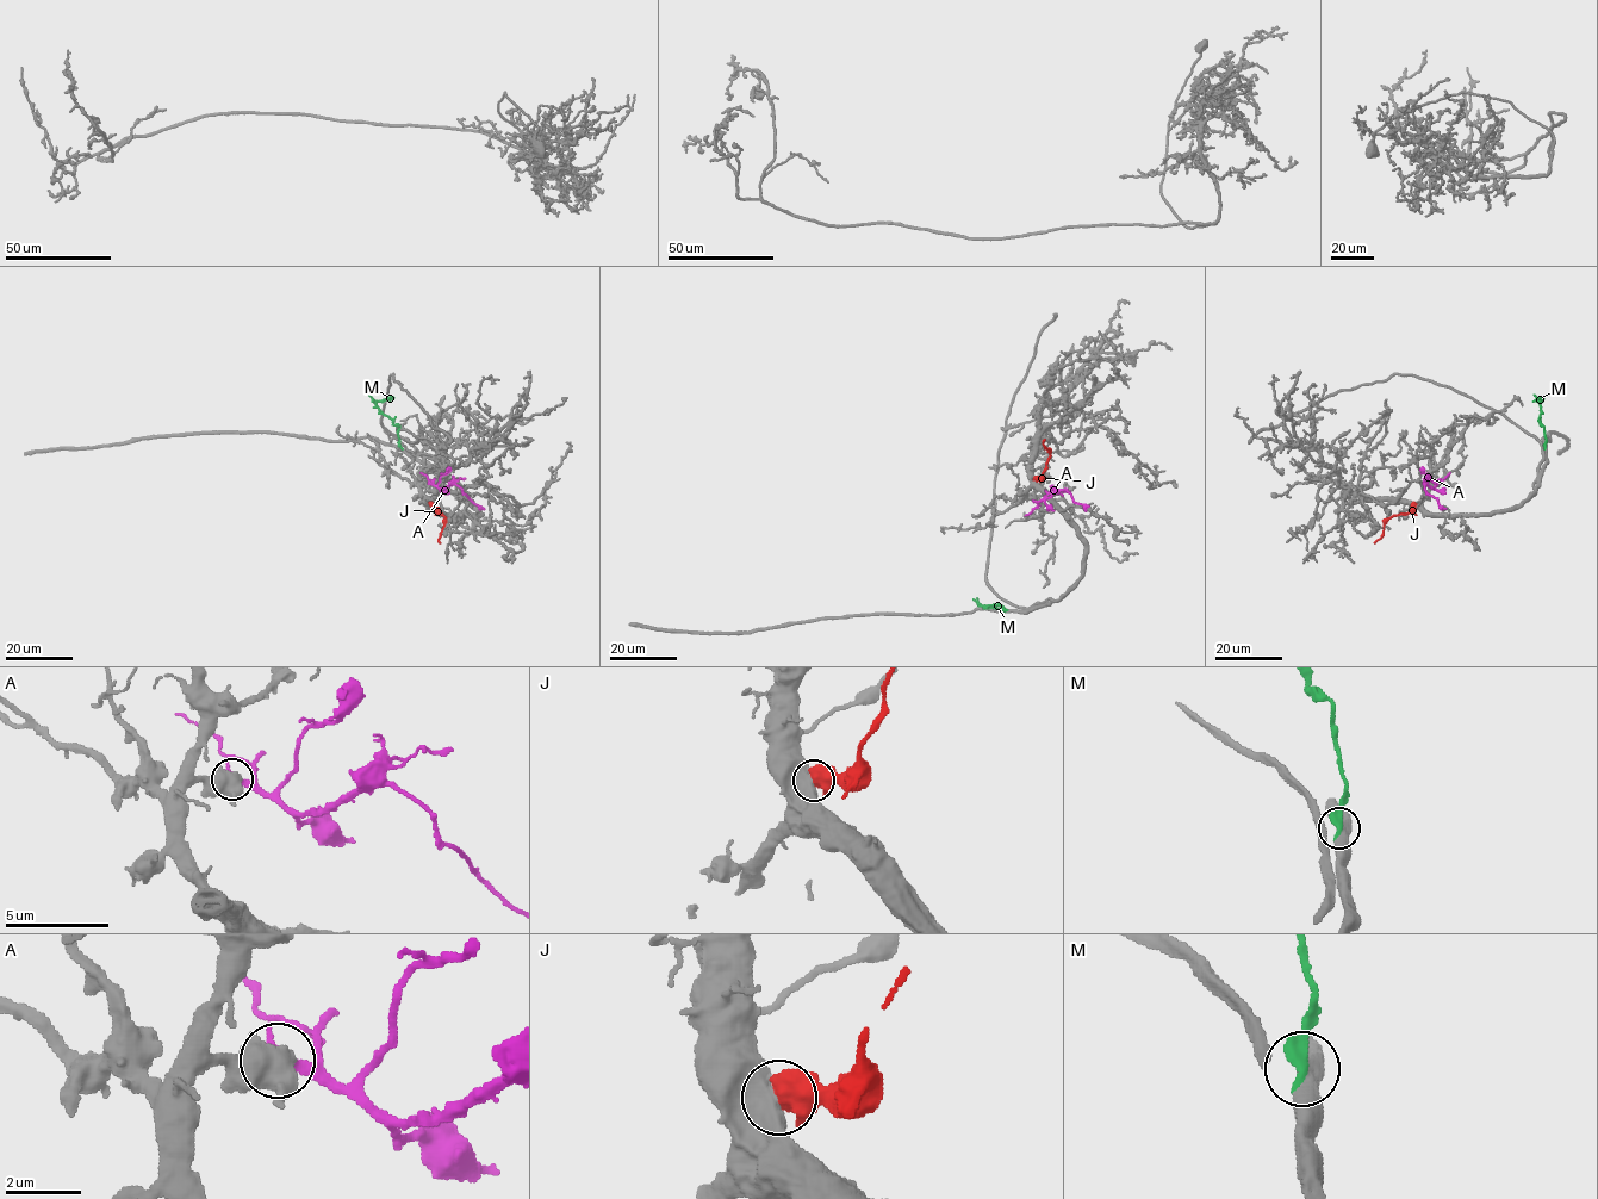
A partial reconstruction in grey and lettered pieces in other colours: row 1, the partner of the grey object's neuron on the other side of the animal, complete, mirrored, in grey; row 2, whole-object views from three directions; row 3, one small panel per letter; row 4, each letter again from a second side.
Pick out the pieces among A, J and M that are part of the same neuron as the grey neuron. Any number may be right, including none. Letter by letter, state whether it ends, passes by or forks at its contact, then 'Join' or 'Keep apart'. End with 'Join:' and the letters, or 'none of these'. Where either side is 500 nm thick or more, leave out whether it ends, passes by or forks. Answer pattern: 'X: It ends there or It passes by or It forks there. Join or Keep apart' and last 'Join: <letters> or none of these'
A: Join
J: Keep apart
M: It ends there. Keep apart
Join: A

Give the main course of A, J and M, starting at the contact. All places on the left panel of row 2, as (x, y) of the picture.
A: (429, 483), (440, 489), (458, 485), (480, 508)
J: (430, 504), (445, 516), (440, 542)
M: (399, 447), (399, 427), (377, 405), (378, 401), (393, 397)

